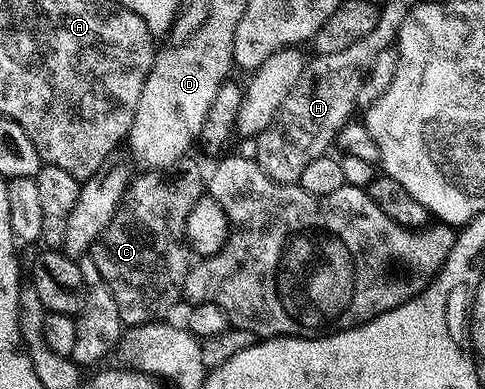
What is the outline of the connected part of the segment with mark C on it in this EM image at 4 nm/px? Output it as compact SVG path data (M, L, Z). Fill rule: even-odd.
M189 162L166 171L142 170L130 183L111 225L107 225L101 238L93 244L91 258L95 261L95 269L99 269L99 277L103 277L107 289L111 289L111 297L115 297L115 305L119 305L119 317L126 328L158 322L168 316L165 314L177 302L182 302L185 278L191 266L191 252L185 242L187 213L191 213L191 205L195 205L203 194L203 171L201 175L200 169Z

